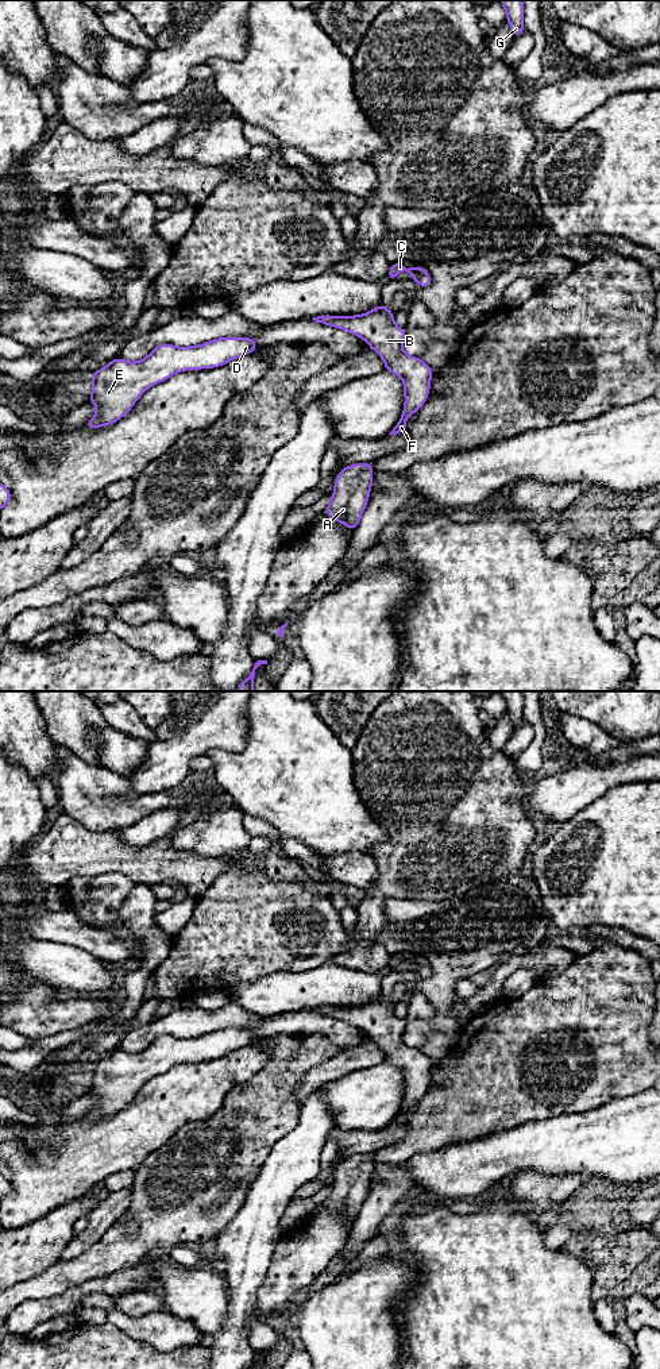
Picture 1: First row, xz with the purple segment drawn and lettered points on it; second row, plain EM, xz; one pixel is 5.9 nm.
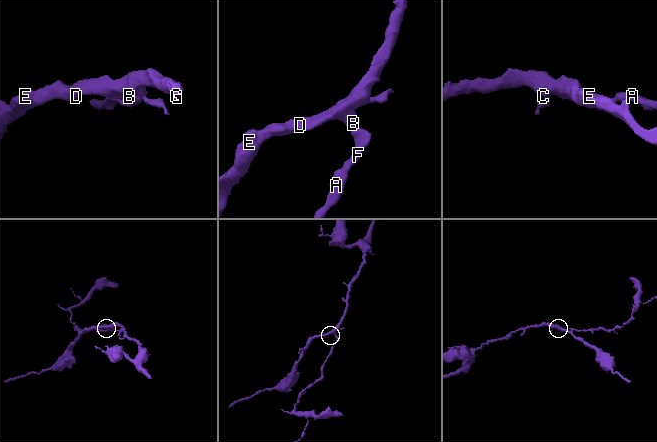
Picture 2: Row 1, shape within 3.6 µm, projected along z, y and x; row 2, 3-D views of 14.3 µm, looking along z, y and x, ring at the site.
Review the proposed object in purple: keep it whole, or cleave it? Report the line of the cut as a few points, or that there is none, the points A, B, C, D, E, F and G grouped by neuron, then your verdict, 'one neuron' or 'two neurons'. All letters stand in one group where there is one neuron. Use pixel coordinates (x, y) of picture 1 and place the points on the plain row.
cut none; groups A B C D E F G; one neuron

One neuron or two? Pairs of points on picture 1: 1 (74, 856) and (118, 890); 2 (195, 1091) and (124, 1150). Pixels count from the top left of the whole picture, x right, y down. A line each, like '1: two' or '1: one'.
1: two
2: one

